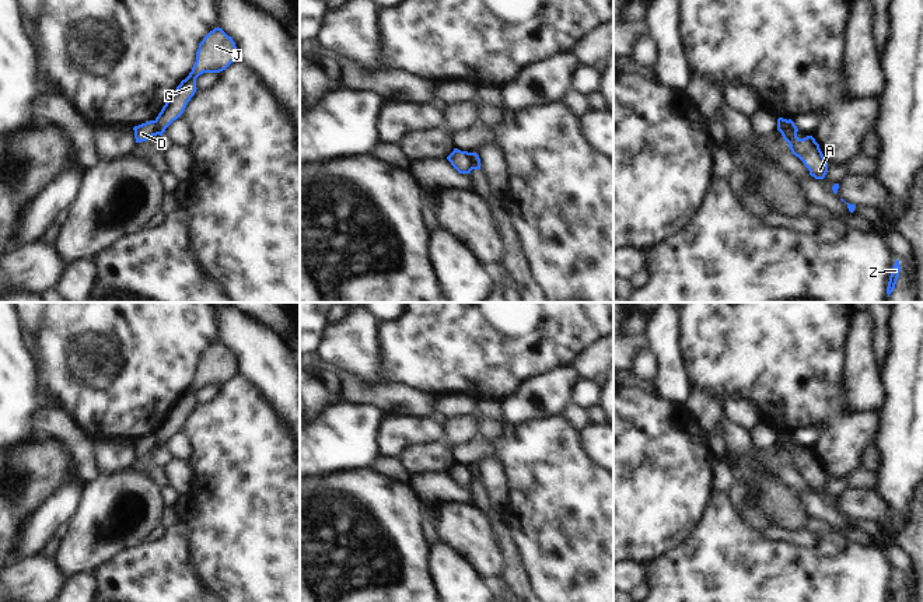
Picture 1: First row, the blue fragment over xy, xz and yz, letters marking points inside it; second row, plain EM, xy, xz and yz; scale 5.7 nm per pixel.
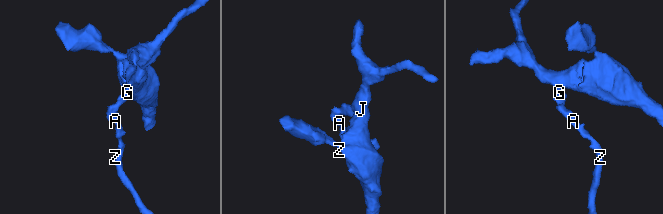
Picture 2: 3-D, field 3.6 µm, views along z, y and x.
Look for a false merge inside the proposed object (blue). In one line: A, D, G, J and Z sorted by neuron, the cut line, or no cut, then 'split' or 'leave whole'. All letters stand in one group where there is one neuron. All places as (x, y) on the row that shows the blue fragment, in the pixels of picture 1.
A D Z / G J; cut in xz along (469, 153), (469, 161), (474, 168); split

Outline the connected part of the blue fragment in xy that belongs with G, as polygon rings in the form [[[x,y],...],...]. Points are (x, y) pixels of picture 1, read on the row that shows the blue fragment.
[[[221,28],[210,31],[199,43],[196,62],[189,76],[181,81],[169,95],[161,112],[154,120],[157,133],[162,136],[165,129],[185,111],[188,102],[196,92],[196,78],[203,73],[220,73],[238,59],[238,49],[231,36]]]

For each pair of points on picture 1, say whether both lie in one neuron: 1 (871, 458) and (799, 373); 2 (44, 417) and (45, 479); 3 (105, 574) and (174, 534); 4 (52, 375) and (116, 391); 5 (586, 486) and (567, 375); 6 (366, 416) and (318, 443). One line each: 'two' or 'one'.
1: two
2: two
3: one
4: one
5: two
6: one

